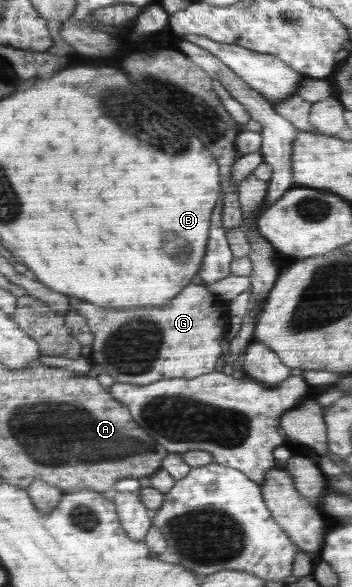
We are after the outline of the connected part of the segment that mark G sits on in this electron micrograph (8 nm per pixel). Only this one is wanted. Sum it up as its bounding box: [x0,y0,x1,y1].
[68,284,230,386]

